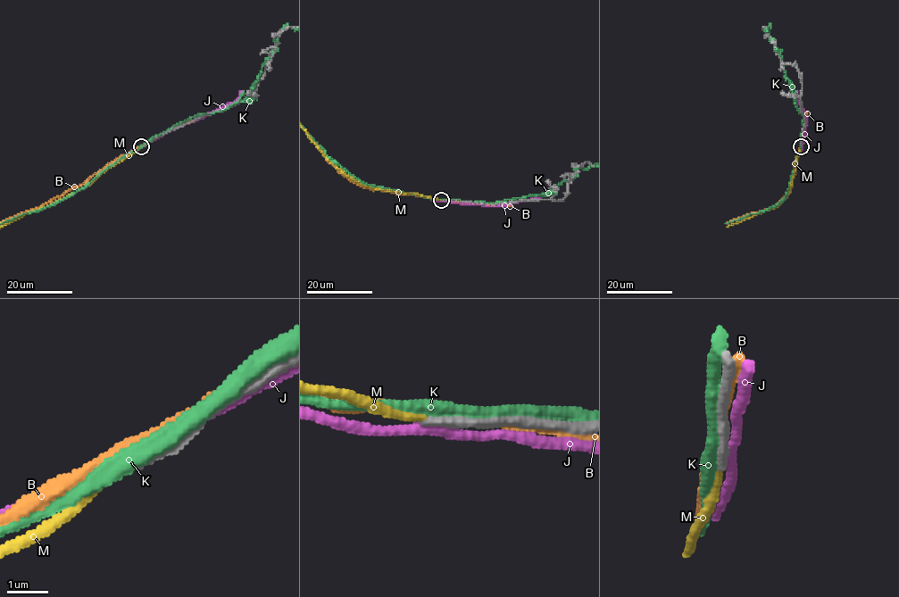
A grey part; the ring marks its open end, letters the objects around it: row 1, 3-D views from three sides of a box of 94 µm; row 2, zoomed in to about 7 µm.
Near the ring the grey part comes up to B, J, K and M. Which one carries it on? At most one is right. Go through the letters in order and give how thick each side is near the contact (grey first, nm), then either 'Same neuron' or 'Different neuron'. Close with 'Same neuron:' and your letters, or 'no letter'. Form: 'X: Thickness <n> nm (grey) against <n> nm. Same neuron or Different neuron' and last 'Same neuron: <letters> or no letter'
B: Thickness 320 nm (grey) against 200 nm. Different neuron
J: Thickness 360 nm (grey) against 240 nm. Different neuron
K: Thickness 240 nm (grey) against 360 nm. Different neuron
M: Thickness 260 nm (grey) against 200 nm. Same neuron
Same neuron: M

